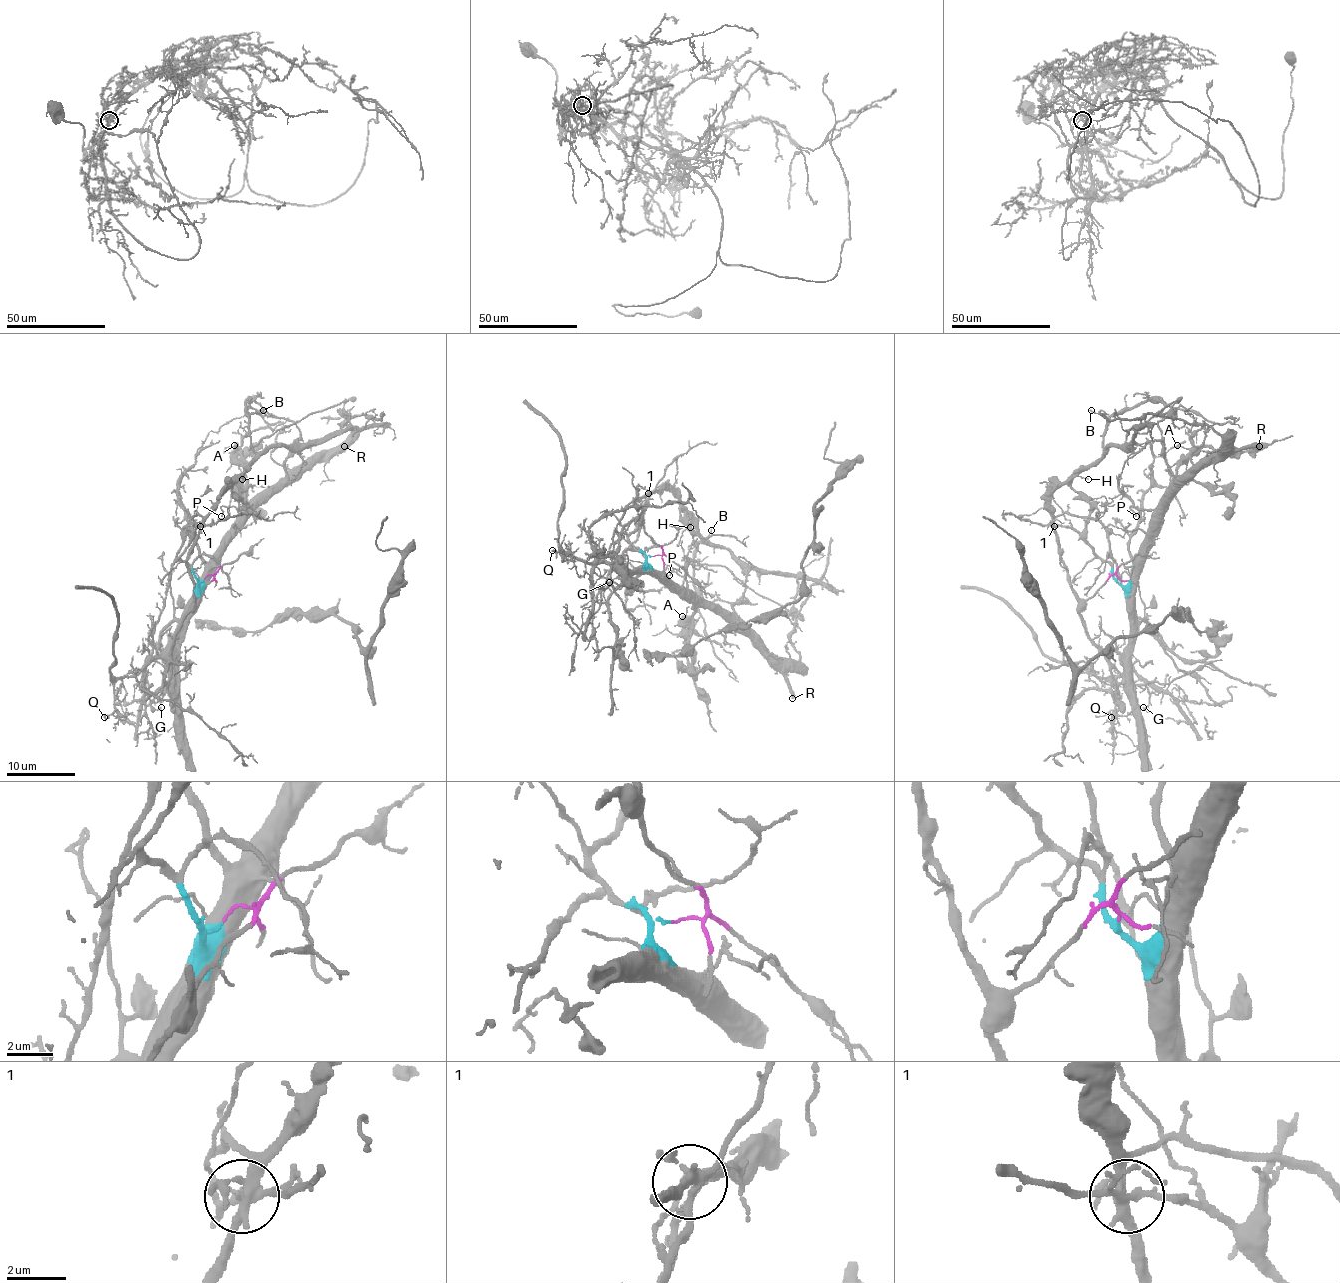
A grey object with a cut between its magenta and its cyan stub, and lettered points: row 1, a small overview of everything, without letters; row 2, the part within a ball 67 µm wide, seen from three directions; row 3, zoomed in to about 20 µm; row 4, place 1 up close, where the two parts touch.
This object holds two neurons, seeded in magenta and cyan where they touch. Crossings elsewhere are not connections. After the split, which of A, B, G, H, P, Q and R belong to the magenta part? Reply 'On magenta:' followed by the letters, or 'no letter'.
On magenta: B, G, H

